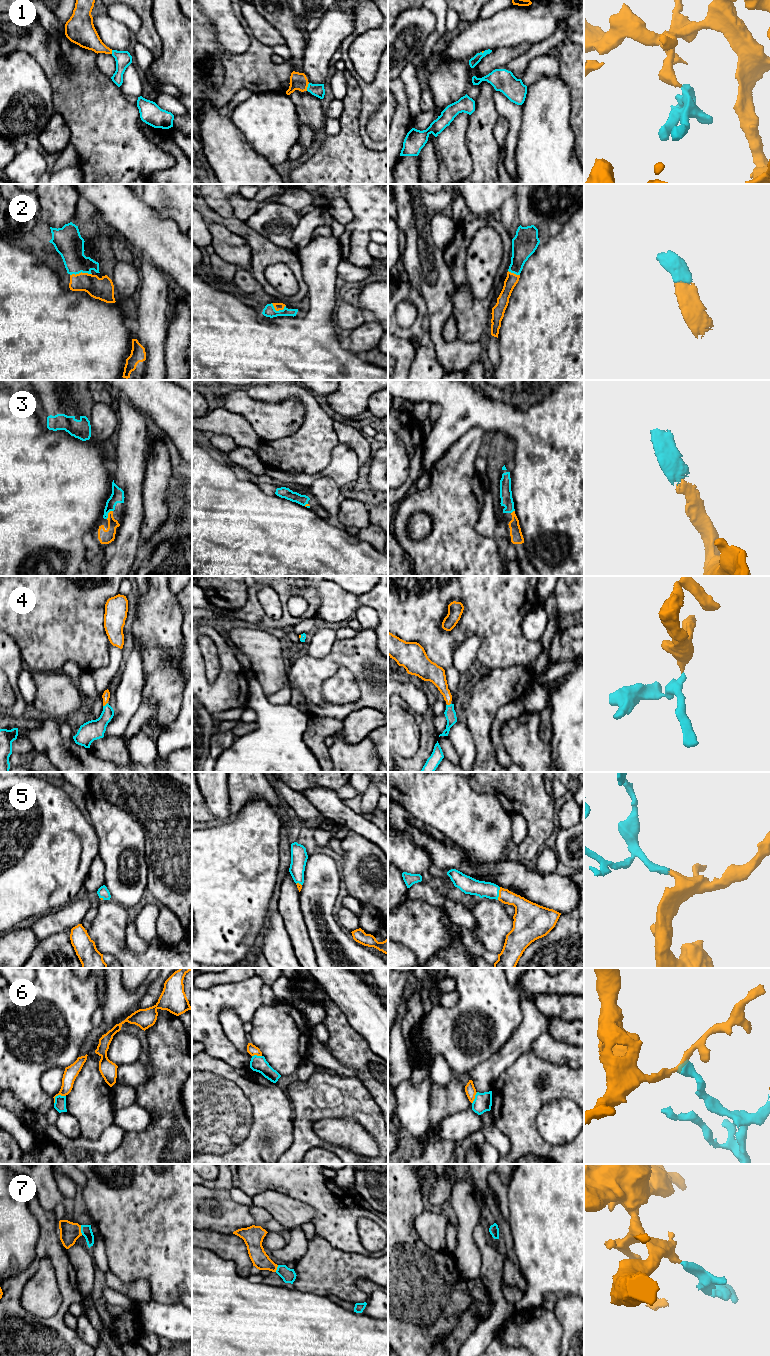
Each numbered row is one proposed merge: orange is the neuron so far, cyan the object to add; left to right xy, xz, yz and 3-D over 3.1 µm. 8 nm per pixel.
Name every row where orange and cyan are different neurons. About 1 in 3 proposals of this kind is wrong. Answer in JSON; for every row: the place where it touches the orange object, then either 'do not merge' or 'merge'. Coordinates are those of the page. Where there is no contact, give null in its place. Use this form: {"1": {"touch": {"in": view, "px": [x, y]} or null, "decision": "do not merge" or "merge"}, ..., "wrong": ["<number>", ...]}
{"1": {"touch": {"in": "xz", "px": [307, 86]}, "decision": "merge"}, "2": {"touch": {"in": "xy", "px": [81, 272]}, "decision": "merge"}, "3": {"touch": {"in": "xy", "px": [108, 514]}, "decision": "merge"}, "4": {"touch": {"in": "xy", "px": [105, 704]}, "decision": "merge"}, "5": {"touch": {"in": "yz", "px": [499, 893]}, "decision": "merge"}, "6": {"touch": {"in": "xy", "px": [57, 1095]}, "decision": "do not merge"}, "7": {"touch": {"in": "xy", "px": [80, 1230]}, "decision": "merge"}, "wrong": ["6"]}

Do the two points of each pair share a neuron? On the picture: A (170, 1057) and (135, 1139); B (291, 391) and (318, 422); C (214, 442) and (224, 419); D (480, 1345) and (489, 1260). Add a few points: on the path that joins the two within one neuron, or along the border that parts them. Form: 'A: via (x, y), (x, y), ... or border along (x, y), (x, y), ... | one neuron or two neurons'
A: via (167, 1080), (167, 1118), (158, 1127) | one neuron
B: via (300, 394), (311, 405), (314, 413) | one neuron
C: border along (214, 433), (228, 435), (237, 446) | two neurons
D: via (492, 1324), (498, 1317), (498, 1299), (492, 1281) | one neuron

